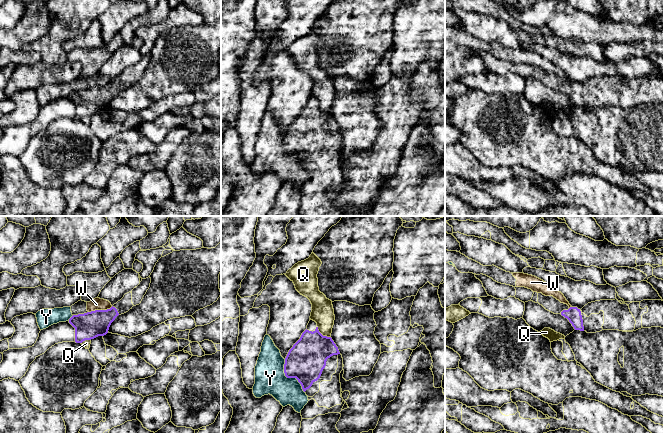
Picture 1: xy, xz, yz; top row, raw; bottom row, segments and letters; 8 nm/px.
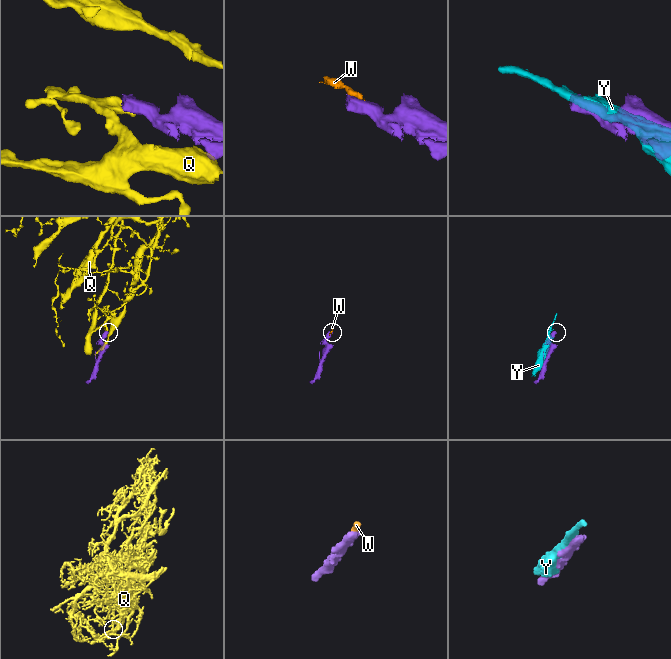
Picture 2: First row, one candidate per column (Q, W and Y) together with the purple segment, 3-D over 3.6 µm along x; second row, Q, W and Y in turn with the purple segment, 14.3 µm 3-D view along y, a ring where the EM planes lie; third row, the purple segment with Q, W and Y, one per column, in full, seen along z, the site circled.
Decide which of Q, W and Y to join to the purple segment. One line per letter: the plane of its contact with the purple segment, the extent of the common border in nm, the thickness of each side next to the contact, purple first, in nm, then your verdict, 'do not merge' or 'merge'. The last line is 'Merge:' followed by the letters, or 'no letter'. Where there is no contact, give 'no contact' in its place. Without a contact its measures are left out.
Q: xz | 140 nm | 300/180 nm | do not merge
W: xy | 200 nm | 220/100 nm | do not merge
Y: xz | 320 nm | 320/240 nm | do not merge
Merge: no letter

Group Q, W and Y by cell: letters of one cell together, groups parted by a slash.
Q / W Y

